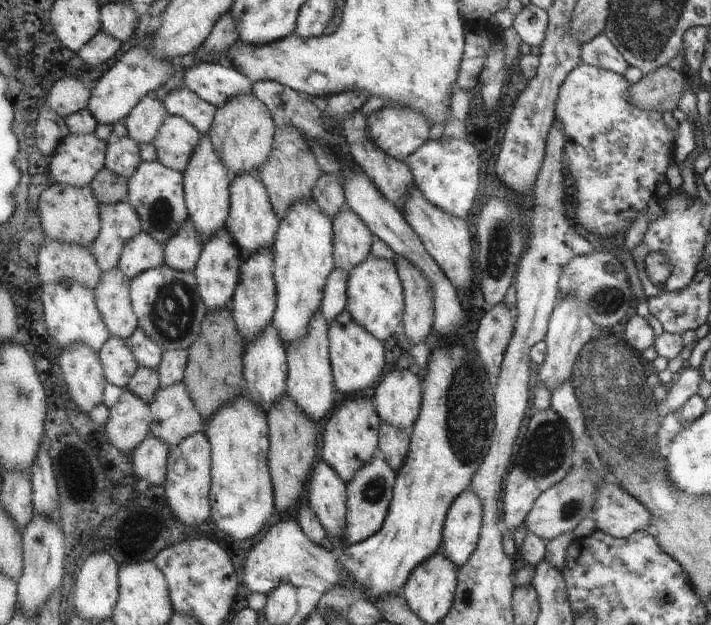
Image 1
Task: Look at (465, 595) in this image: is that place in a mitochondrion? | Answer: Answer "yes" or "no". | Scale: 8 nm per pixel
yes

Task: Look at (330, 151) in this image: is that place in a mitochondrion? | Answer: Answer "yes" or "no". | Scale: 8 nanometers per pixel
yes

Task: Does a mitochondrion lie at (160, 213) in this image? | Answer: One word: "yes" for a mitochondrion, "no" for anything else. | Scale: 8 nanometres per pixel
yes

